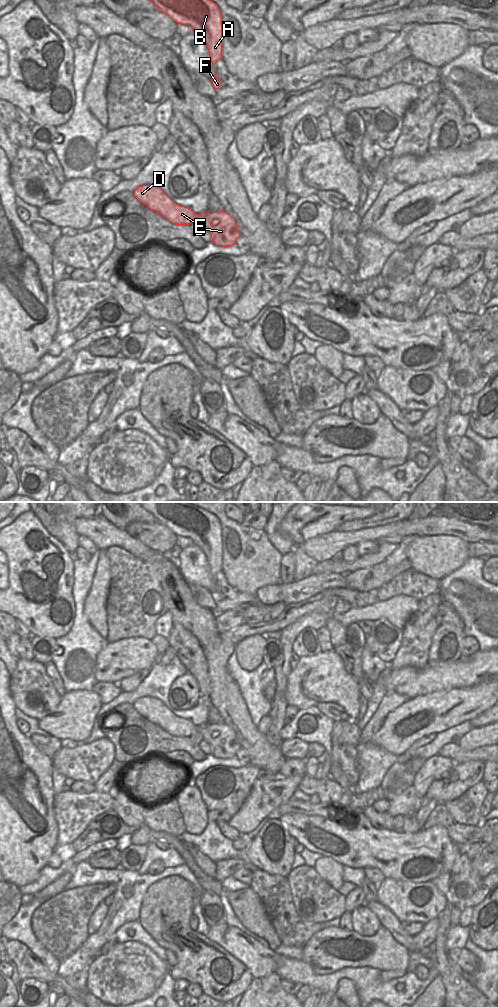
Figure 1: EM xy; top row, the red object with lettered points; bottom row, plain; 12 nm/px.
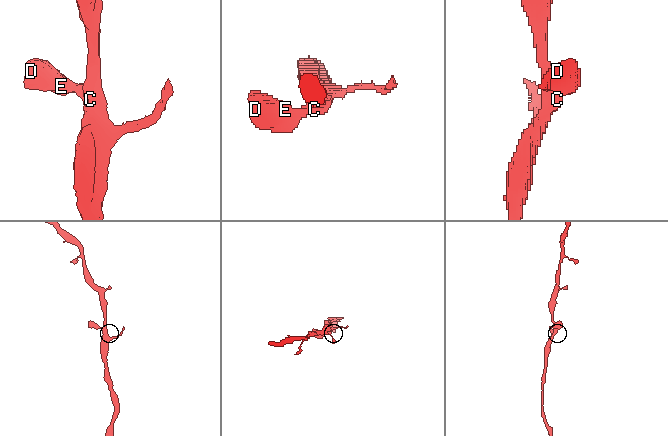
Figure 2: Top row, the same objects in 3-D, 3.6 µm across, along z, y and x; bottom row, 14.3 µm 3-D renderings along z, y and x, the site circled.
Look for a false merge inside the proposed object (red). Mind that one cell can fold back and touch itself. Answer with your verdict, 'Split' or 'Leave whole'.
Leave whole.

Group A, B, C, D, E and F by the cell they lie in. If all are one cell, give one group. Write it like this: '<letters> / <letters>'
A B C D E F

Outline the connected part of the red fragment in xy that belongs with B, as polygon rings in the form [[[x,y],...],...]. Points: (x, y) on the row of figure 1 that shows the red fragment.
[[[149,0],[176,23],[190,26],[205,42],[215,65],[222,59],[222,16],[211,0]]]

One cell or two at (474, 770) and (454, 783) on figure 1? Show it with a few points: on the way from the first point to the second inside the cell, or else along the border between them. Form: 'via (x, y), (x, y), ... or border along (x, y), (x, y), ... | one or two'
via (469, 773), (459, 780) | one

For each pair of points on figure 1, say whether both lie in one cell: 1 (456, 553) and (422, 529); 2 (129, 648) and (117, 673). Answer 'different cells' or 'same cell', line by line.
1: different cells
2: same cell

